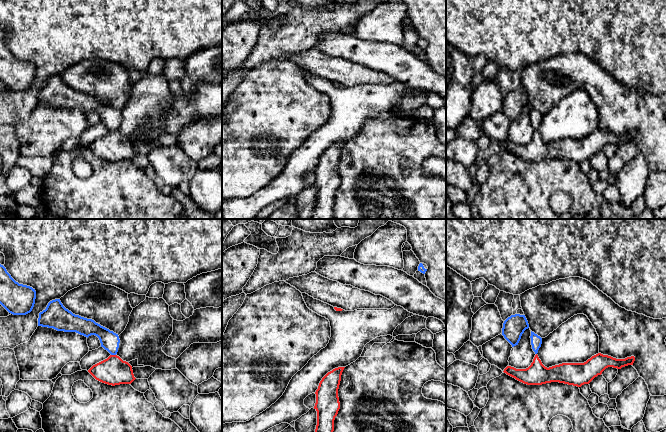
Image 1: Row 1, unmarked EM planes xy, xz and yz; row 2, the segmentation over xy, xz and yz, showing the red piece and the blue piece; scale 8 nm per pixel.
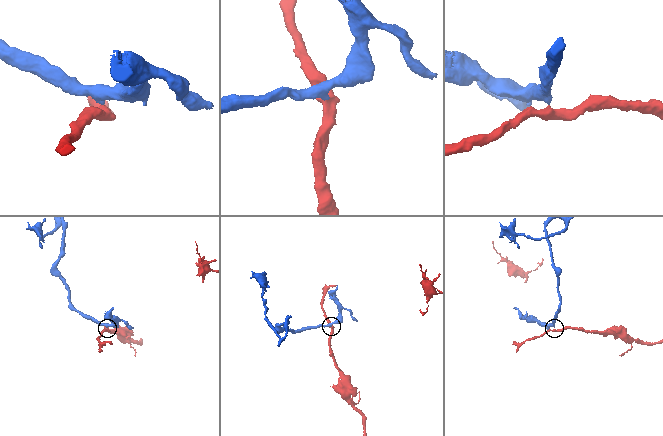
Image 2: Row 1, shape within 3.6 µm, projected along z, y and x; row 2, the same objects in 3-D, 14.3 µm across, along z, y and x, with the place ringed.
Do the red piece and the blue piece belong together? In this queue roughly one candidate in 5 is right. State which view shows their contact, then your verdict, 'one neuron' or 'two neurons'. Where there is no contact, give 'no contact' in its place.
meets red in xy; two neurons

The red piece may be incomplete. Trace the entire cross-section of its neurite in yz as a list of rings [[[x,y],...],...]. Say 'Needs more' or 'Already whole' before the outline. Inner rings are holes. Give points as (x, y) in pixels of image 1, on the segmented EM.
Already whole. [[[598,353],[584,363],[562,363],[547,368],[536,354],[528,368],[516,369],[507,366],[503,372],[527,385],[559,382],[581,387],[584,384],[589,384],[608,367],[621,369],[622,367],[633,365],[634,361],[634,356],[616,359]]]

